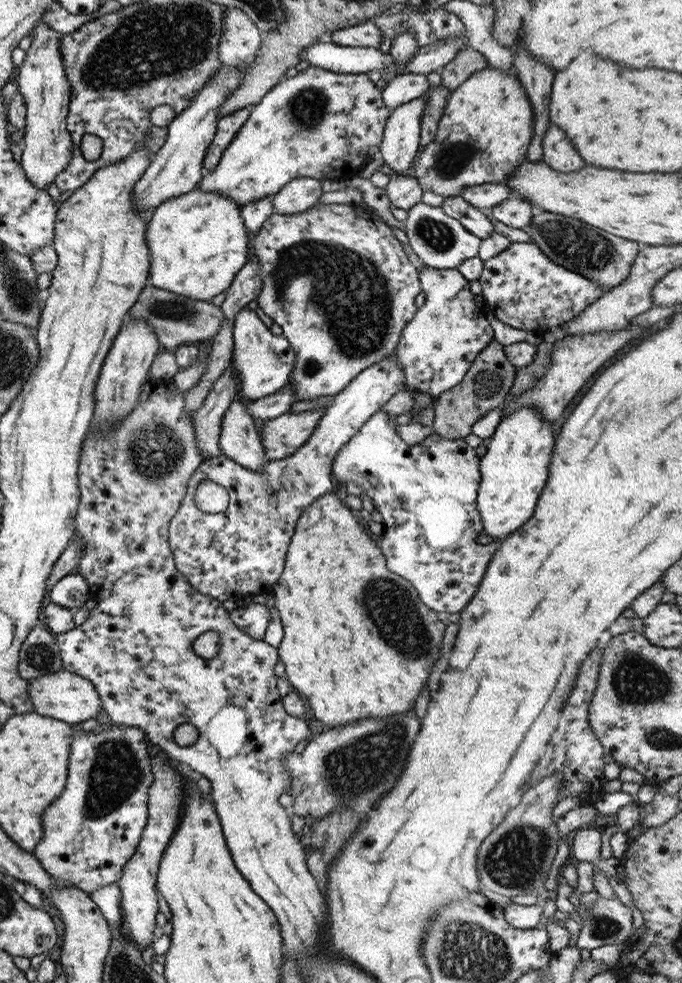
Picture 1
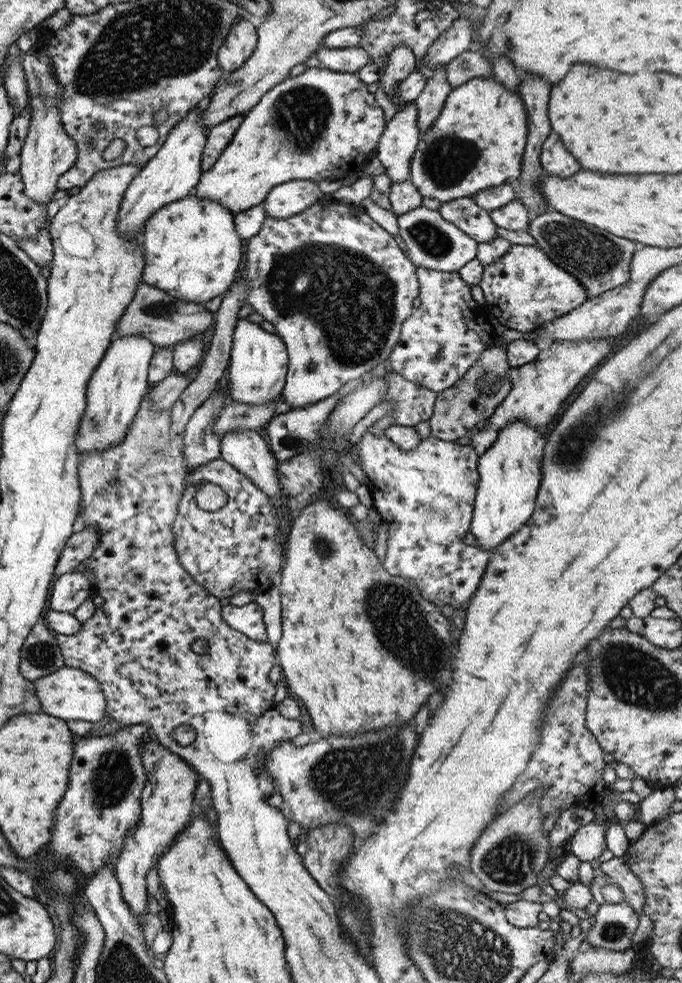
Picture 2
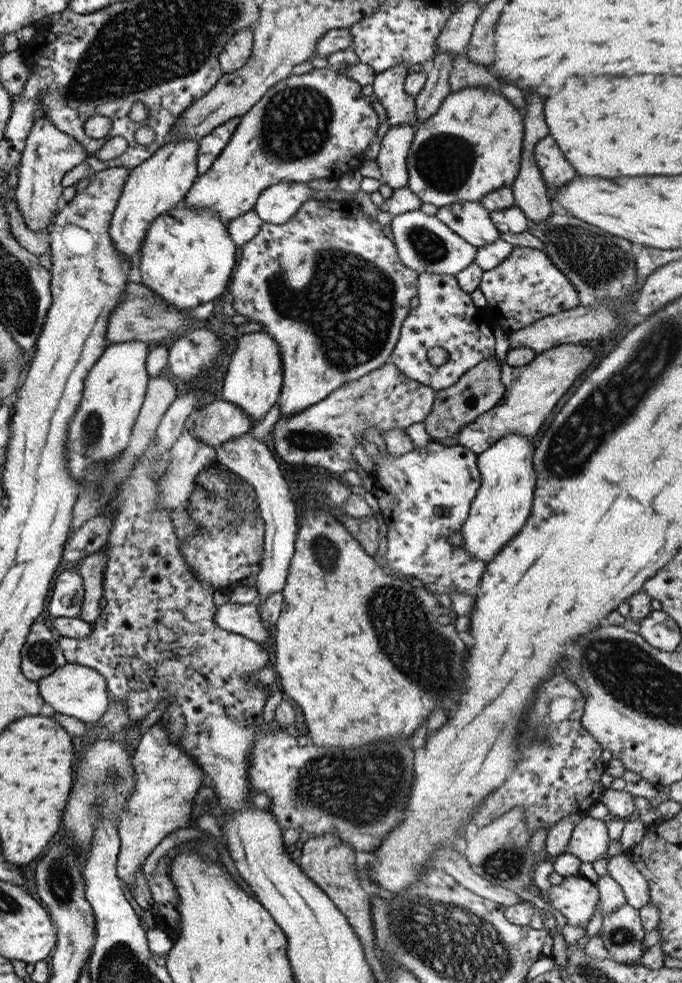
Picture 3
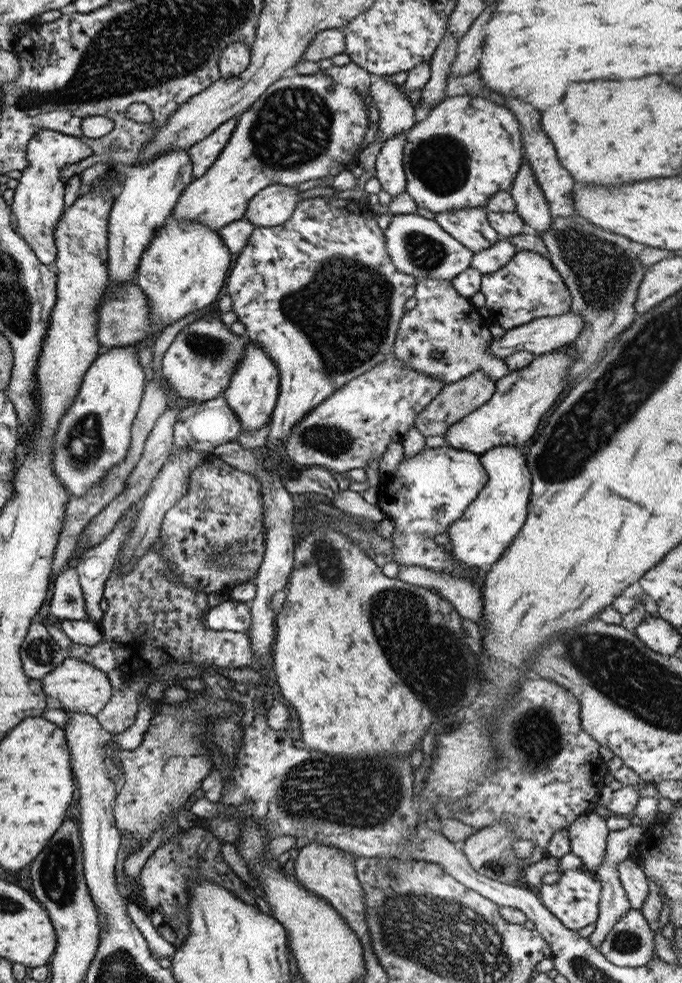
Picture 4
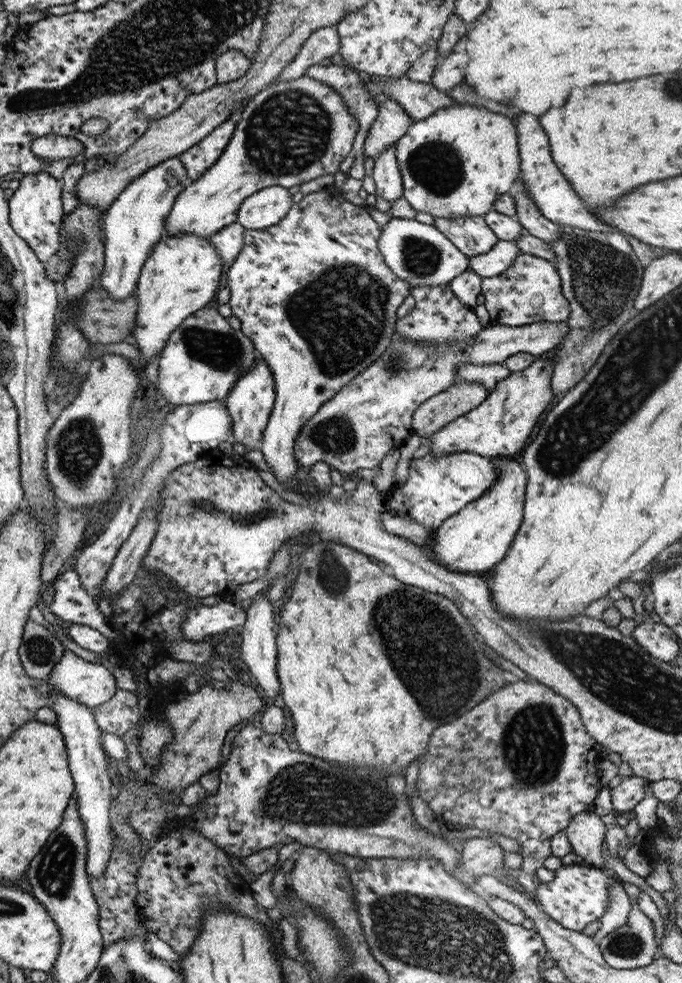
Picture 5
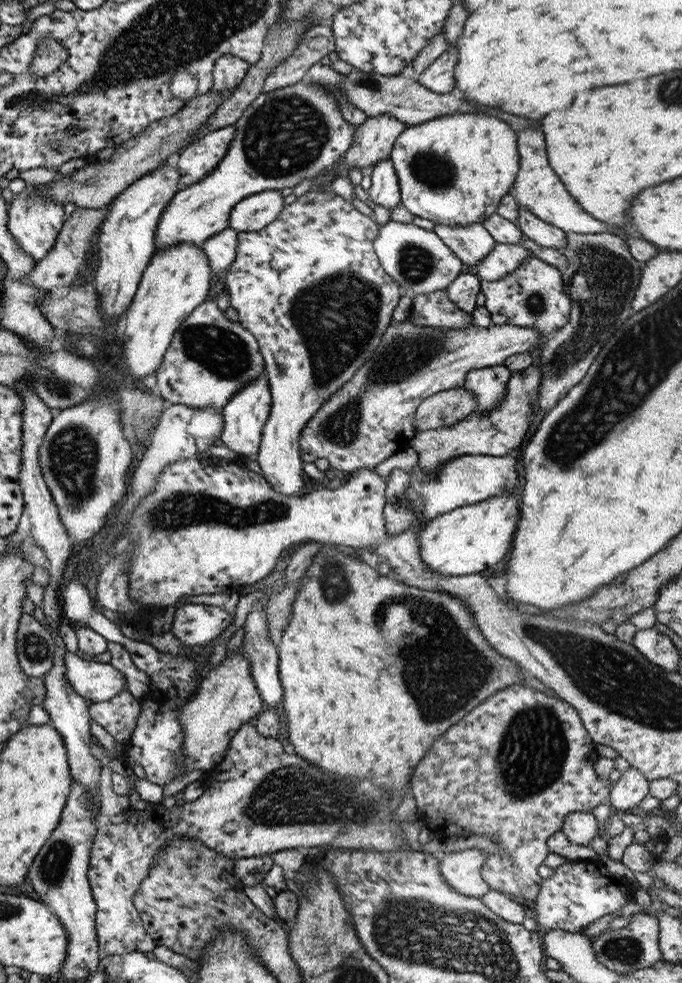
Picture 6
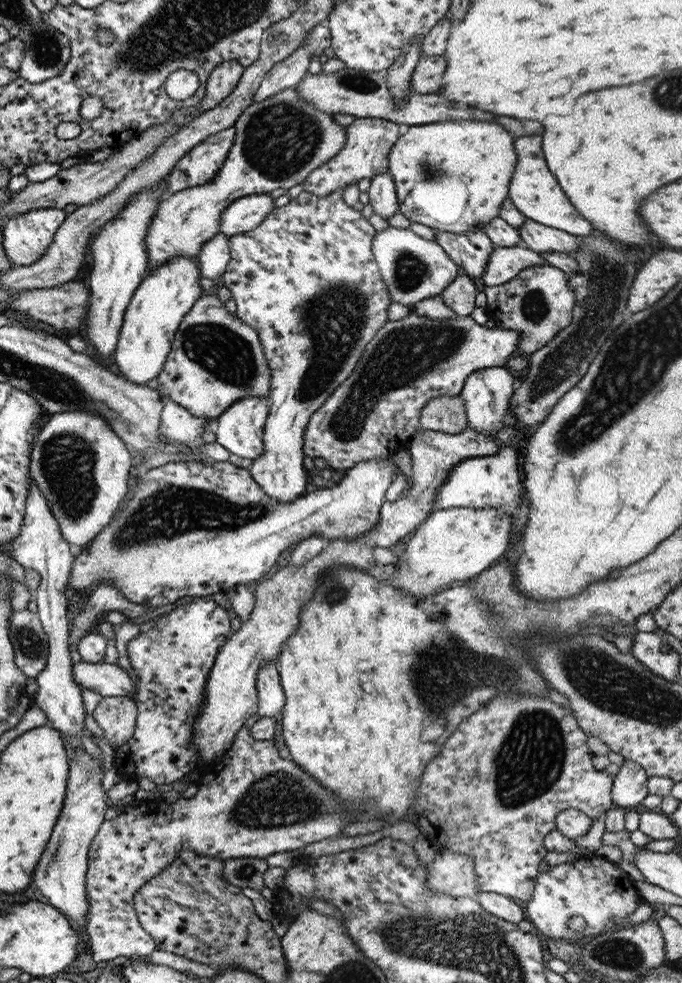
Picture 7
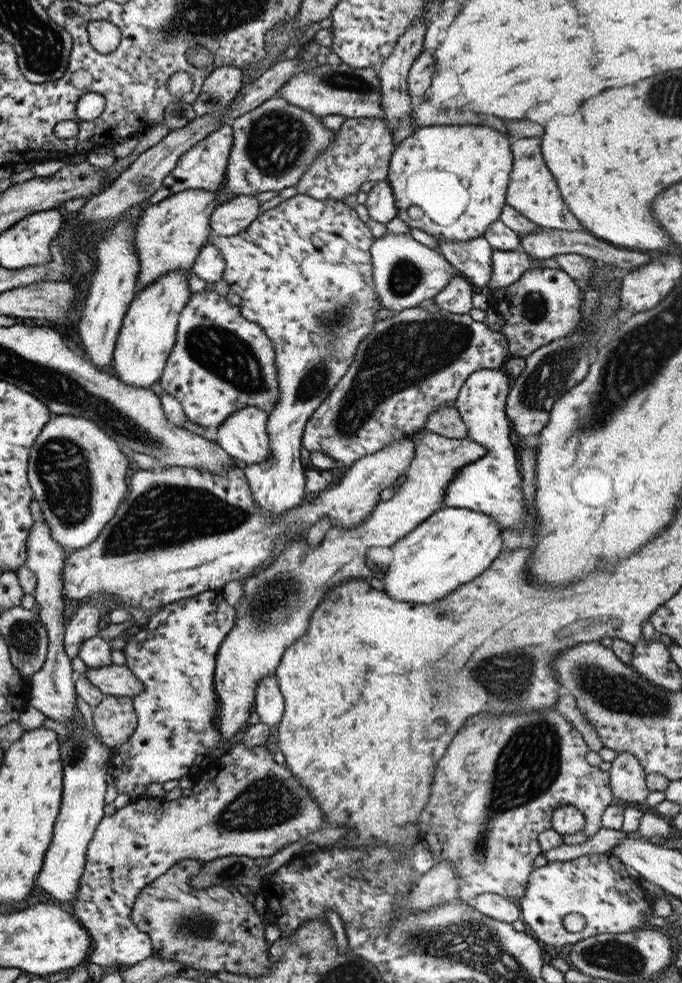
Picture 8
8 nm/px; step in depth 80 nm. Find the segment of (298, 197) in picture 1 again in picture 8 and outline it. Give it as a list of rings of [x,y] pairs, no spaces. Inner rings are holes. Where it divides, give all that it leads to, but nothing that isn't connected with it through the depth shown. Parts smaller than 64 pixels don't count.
[[[236,195],[217,205],[209,217],[209,228],[215,235],[233,236],[243,232],[257,219],[259,205],[254,195]]]

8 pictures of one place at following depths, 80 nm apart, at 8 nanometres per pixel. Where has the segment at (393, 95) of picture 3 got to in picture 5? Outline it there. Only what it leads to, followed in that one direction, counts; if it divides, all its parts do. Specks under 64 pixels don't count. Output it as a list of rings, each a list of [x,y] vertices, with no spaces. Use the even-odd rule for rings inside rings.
[[[381,94],[377,116],[364,140],[363,158],[377,159],[381,151],[391,148],[412,123],[399,104]]]

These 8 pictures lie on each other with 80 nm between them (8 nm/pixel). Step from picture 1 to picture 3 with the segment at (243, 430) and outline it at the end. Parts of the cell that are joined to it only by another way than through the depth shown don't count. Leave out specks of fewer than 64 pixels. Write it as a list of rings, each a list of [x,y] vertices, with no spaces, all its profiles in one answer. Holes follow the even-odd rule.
[[[245,433],[221,443],[217,447],[215,460],[249,484],[258,500],[260,515],[264,522],[264,557],[253,584],[257,590],[257,598],[253,602],[257,611],[259,611],[257,606],[259,602],[263,602],[269,594],[281,592],[283,589],[296,535],[294,500],[272,453],[262,441]]]

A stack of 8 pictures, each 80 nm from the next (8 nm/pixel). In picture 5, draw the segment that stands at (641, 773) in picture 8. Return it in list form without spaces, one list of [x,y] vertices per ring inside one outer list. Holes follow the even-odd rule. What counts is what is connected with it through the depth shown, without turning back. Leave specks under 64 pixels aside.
[[[633,774],[621,779],[621,782],[610,790],[612,814],[629,815],[632,808],[647,794],[649,783]]]

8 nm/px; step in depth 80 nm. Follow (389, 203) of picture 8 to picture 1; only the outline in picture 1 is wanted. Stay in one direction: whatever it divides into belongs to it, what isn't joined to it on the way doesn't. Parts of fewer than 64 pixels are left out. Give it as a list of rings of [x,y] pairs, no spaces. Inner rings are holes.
[[[421,95],[392,109],[386,119],[377,157],[398,176],[412,166],[420,148],[419,121],[425,107],[423,103],[425,96]]]

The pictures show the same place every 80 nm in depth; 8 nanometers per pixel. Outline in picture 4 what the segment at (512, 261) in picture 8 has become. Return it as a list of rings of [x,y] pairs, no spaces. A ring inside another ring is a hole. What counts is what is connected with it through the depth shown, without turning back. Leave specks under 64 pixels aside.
[[[499,238],[491,246],[474,252],[470,265],[482,275],[499,270],[517,251],[509,241]]]

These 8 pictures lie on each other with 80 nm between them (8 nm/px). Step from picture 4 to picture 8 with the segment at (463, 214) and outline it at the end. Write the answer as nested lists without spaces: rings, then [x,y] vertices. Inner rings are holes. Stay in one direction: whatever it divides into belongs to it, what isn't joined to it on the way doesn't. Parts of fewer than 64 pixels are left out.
[[[482,236],[464,241],[439,241],[438,251],[471,286],[486,291],[492,248]]]

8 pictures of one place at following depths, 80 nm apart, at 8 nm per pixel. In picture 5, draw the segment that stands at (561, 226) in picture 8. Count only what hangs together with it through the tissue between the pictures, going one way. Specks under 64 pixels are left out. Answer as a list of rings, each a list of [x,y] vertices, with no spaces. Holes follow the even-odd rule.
[[[527,112],[517,114],[517,146],[520,159],[519,182],[526,188],[528,195],[533,199],[534,205],[544,216],[545,220],[559,226],[569,228],[579,228],[585,232],[610,233],[613,228],[601,224],[587,212],[583,206],[583,201],[573,192],[571,185],[566,178],[561,176],[561,172],[555,168],[551,154],[549,154],[549,144],[545,138],[545,132],[541,130],[539,122],[535,116]]]

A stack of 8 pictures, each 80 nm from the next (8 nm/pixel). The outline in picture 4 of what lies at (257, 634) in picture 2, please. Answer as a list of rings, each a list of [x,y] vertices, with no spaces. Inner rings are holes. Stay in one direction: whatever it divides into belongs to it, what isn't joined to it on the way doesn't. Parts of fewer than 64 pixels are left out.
[[[231,601],[216,602],[202,616],[205,628],[213,631],[232,631],[247,633],[251,627],[251,615],[248,604]]]

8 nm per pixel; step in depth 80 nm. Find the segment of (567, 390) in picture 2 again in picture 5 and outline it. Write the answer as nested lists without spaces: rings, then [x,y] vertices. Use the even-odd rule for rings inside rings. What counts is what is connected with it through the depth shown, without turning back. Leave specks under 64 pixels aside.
[[[536,356],[534,362],[527,368],[510,372],[503,377],[503,380],[494,384],[493,390],[483,402],[448,422],[437,432],[422,438],[422,442],[431,440],[431,449],[427,455],[468,452],[489,458],[495,455],[517,456],[518,451],[527,442],[537,418],[551,402],[551,369],[553,369],[551,359]]]

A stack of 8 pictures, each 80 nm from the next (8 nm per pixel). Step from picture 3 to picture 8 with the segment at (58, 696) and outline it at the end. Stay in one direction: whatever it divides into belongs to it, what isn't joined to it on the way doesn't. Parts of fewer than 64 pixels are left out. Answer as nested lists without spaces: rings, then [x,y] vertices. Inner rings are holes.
[[[125,665],[85,667],[81,676],[104,695],[133,698],[143,690],[143,685]]]

